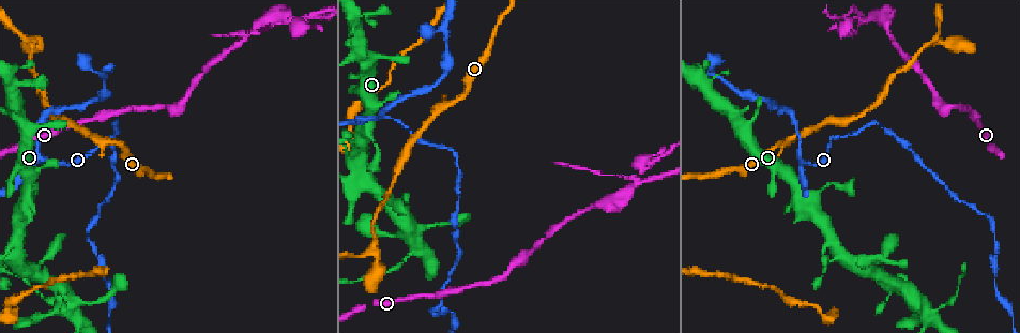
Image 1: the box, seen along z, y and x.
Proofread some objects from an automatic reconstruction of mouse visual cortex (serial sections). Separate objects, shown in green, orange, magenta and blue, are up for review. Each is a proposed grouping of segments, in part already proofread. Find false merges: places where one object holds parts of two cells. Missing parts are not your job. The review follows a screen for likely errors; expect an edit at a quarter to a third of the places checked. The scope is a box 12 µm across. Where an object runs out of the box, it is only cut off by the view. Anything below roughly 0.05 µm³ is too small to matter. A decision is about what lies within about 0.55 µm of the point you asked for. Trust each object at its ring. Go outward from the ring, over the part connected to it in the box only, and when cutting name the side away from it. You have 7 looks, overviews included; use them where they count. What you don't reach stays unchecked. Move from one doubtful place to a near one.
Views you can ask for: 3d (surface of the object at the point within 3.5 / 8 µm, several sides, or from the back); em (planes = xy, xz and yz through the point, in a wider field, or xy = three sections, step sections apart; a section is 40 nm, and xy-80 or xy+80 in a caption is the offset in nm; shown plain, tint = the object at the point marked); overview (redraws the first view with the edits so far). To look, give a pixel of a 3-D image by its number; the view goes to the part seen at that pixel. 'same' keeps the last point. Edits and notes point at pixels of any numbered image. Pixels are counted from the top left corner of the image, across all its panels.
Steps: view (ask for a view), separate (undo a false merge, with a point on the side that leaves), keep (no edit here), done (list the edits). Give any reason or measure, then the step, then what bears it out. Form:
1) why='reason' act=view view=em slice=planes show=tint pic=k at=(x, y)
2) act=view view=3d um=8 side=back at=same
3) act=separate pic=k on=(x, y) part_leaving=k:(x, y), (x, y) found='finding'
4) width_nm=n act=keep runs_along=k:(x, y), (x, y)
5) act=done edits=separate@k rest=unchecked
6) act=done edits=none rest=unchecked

why='looks like a crossing' act=view view=3d um=8 side=back pic=1 at=(416, 243)

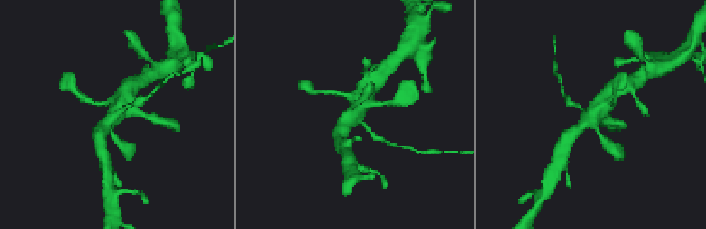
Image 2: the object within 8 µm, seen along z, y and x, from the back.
act=view view=em slice=xy step=2 show=tint pic=2 at=(594, 111)

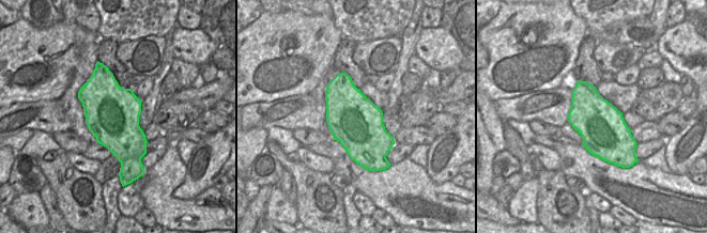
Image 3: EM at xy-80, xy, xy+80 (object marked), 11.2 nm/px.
act=separate pic=2 on=(140, 102) part_leaving=2:(365, 126), (378, 139), (396, 144) found='a second cell is stuck on'

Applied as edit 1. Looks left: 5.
act=view view=overview

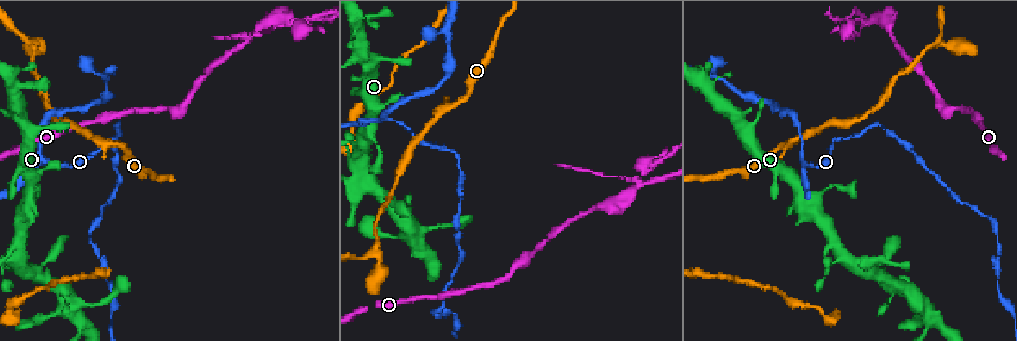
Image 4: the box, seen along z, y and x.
why='sharp bend' act=view view=3d um=3.5 pic=4 at=(42, 158)

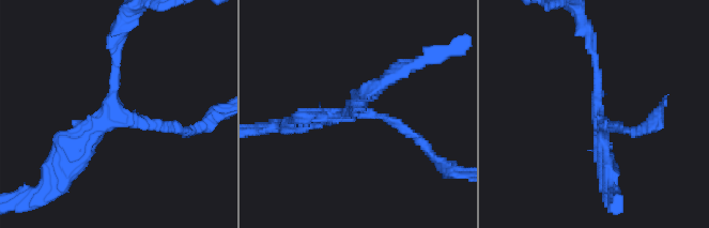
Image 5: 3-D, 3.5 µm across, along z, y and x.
act=view view=em slice=xy step=3 show=tint pic=5 at=(598, 113)

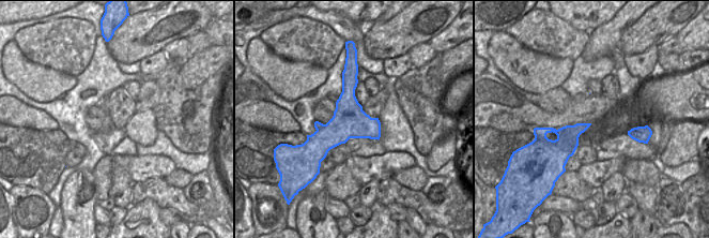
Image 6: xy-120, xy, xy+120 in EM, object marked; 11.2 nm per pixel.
arm_widths_nm=150,150,250 act=keep runs_along=5:(178, 130), (112, 110), (116, 41) found='continuous, no second cell'

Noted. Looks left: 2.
act=done edits=separate@2 rest=unchecked

